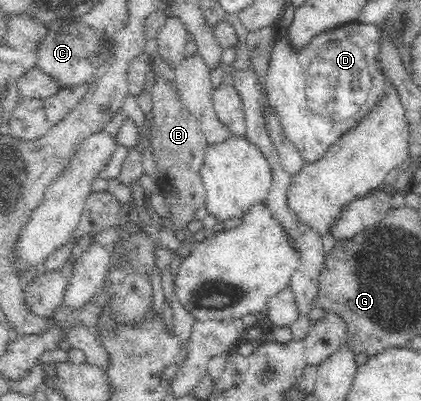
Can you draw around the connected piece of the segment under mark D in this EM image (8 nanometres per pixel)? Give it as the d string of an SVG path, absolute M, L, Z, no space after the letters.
M357 20L325 30L311 38L305 46L298 48L292 40L289 26L277 25L277 35L270 41L268 61L264 74L264 87L267 89L271 114L275 117L282 133L294 144L308 163L321 158L327 147L339 138L357 116L363 116L363 102L366 102L369 88L379 90L381 64L378 54L382 50L379 26Z

